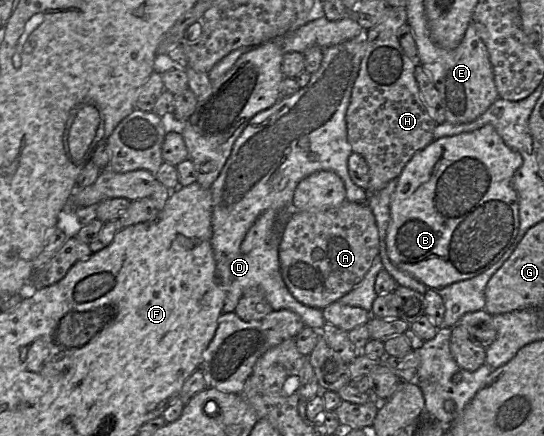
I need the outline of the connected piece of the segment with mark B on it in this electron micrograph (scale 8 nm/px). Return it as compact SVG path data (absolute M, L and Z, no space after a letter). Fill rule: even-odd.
M492 125L442 137L417 152L402 170L391 196L386 249L393 265L433 290L474 278L493 266L518 234L519 201L513 178L522 161L521 155L504 143Z

